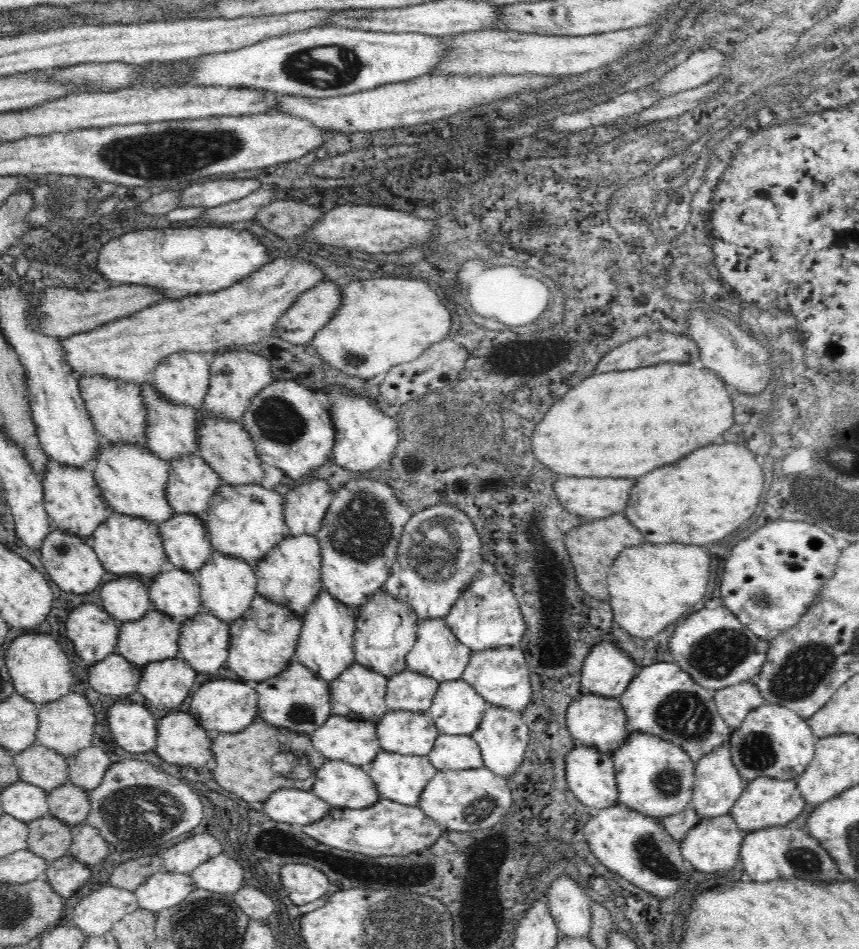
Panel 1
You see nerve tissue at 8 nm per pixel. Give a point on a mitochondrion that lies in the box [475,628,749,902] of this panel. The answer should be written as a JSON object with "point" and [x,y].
{"point":[686,715]}

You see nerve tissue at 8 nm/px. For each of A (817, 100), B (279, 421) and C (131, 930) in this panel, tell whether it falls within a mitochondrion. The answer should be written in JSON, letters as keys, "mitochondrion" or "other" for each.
{"A":"mitochondrion","B":"mitochondrion","C":"other"}

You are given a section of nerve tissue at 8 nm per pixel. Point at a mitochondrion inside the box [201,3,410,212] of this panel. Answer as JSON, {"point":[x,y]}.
{"point":[329,66]}

